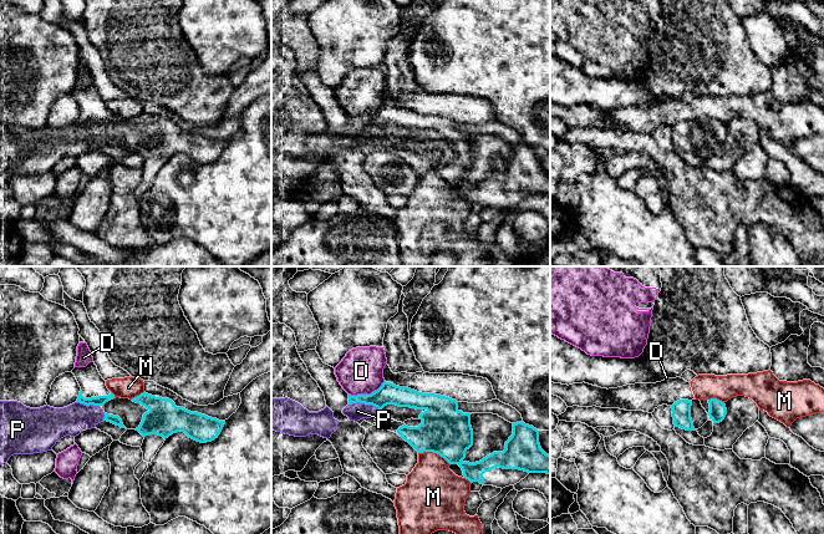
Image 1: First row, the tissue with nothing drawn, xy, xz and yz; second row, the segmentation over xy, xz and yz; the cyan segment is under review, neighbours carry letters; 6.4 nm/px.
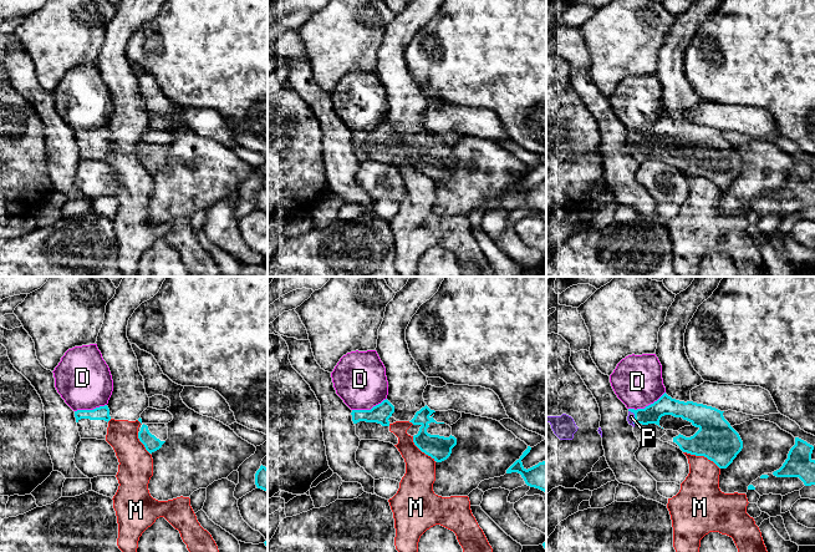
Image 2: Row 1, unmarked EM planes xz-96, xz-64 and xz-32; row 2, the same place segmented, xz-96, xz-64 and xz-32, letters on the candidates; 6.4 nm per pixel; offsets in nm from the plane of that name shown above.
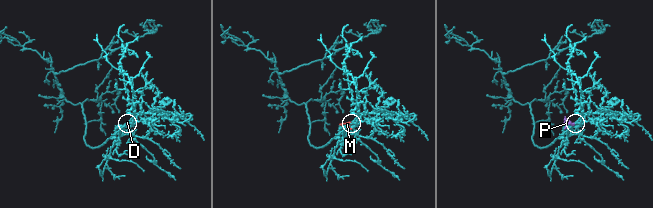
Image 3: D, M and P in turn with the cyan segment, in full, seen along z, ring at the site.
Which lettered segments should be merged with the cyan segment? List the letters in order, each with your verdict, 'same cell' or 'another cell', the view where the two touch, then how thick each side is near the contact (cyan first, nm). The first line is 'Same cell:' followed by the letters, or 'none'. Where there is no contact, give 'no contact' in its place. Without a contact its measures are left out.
Same cell: P
D: another cell | xz | 140/280 nm
M: another cell | xz | 320/360 nm
P: same cell | xz | 140/110 nm

